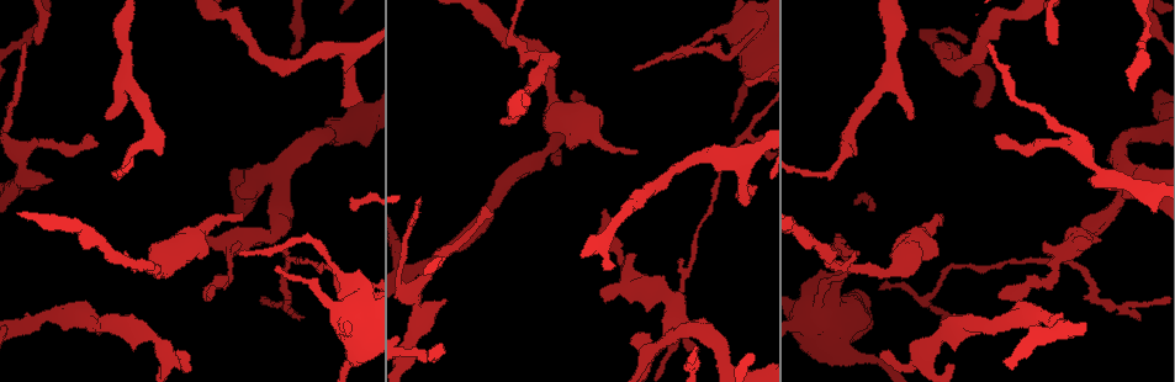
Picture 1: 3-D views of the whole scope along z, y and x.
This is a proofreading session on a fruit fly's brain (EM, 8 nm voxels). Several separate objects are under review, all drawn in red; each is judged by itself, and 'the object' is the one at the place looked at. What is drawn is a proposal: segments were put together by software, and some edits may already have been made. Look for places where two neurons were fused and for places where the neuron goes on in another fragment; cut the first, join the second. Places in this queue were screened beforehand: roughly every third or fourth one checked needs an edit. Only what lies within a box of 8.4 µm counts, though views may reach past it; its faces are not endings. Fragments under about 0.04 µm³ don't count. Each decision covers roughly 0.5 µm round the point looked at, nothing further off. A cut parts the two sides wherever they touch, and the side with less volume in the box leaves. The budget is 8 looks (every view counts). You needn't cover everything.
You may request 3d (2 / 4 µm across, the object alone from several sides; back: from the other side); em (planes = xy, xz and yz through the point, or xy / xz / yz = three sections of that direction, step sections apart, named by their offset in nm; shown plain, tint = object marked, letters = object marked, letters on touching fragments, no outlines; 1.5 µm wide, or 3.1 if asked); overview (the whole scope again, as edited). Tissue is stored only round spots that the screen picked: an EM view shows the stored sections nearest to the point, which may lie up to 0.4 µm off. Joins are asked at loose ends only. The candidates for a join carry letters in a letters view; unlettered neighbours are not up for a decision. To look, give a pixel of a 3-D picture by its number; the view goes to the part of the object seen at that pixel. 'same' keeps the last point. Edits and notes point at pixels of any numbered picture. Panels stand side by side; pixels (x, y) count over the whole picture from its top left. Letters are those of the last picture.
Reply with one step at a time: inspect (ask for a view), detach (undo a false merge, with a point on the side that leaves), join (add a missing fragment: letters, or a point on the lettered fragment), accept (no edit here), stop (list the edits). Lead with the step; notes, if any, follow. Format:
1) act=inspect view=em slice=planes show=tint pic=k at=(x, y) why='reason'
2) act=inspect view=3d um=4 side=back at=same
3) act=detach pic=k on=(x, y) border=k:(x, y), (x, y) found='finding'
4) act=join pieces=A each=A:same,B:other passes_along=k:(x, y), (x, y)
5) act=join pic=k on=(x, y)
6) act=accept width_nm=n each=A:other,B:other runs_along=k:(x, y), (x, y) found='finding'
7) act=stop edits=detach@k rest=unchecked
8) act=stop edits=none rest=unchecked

act=inspect view=em slice=yz step=4 show=letters pic=1 at=(1141, 319) why='thin end'

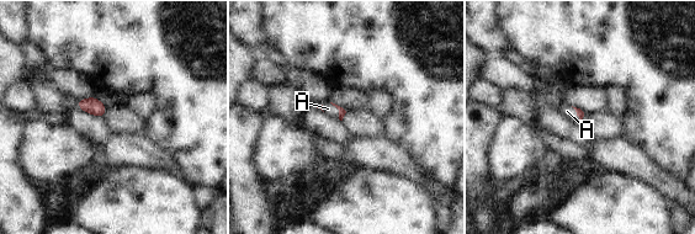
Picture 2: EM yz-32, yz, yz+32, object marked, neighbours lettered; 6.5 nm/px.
act=inspect view=em slice=planes show=letters at=same

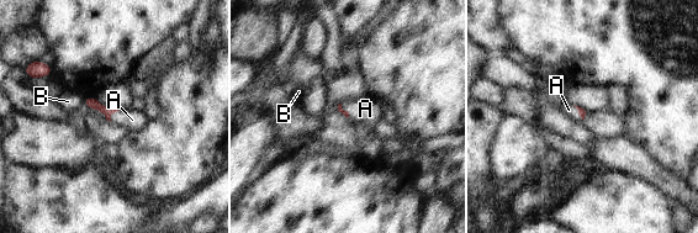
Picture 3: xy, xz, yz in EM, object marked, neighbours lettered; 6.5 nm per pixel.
act=join pieces=A longest_contact=A:100nm each=A:same,B:other found='the neuron continues'

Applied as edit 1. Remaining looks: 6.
act=inspect view=em slice=yz step=4 show=tint pic=1 at=(605, 211) why='branch stops here'

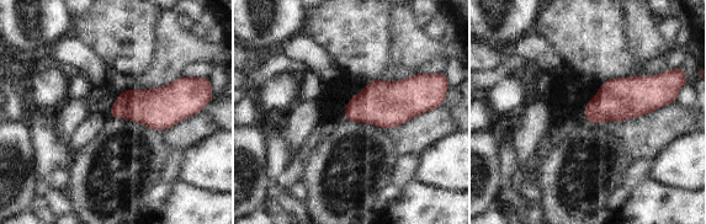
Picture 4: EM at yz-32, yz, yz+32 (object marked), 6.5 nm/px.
act=inspect view=em slice=planes show=letters at=same

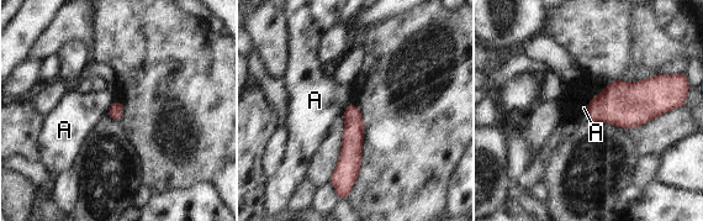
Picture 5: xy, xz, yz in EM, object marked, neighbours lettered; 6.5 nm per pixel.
act=accept each=A:other found='none of them fits'

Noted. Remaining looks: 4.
act=inspect view=em slice=xz step=4 show=tint pic=1 at=(574, 90) why='free end'

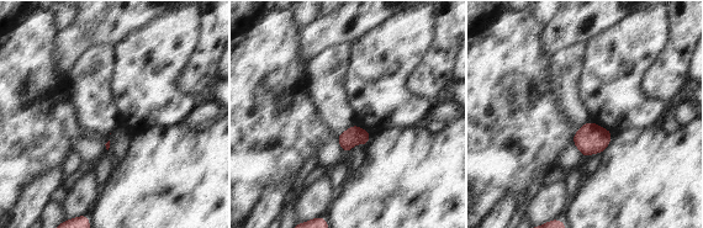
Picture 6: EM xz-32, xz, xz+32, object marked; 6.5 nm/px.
act=inspect view=em slice=planes show=letters at=same why='cut it another way'

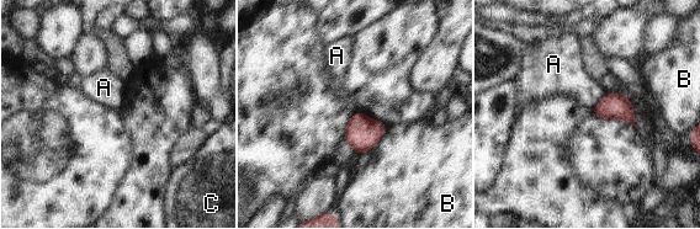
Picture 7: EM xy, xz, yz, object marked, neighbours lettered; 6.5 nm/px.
act=accept longest_contact=B:200nm each=A:other,B:other,C:other border=7:(606, 92), (592, 111) found='no lettered fragment goes on from it'

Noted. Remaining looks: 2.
act=stop edits=join@3 rest=unchecked

